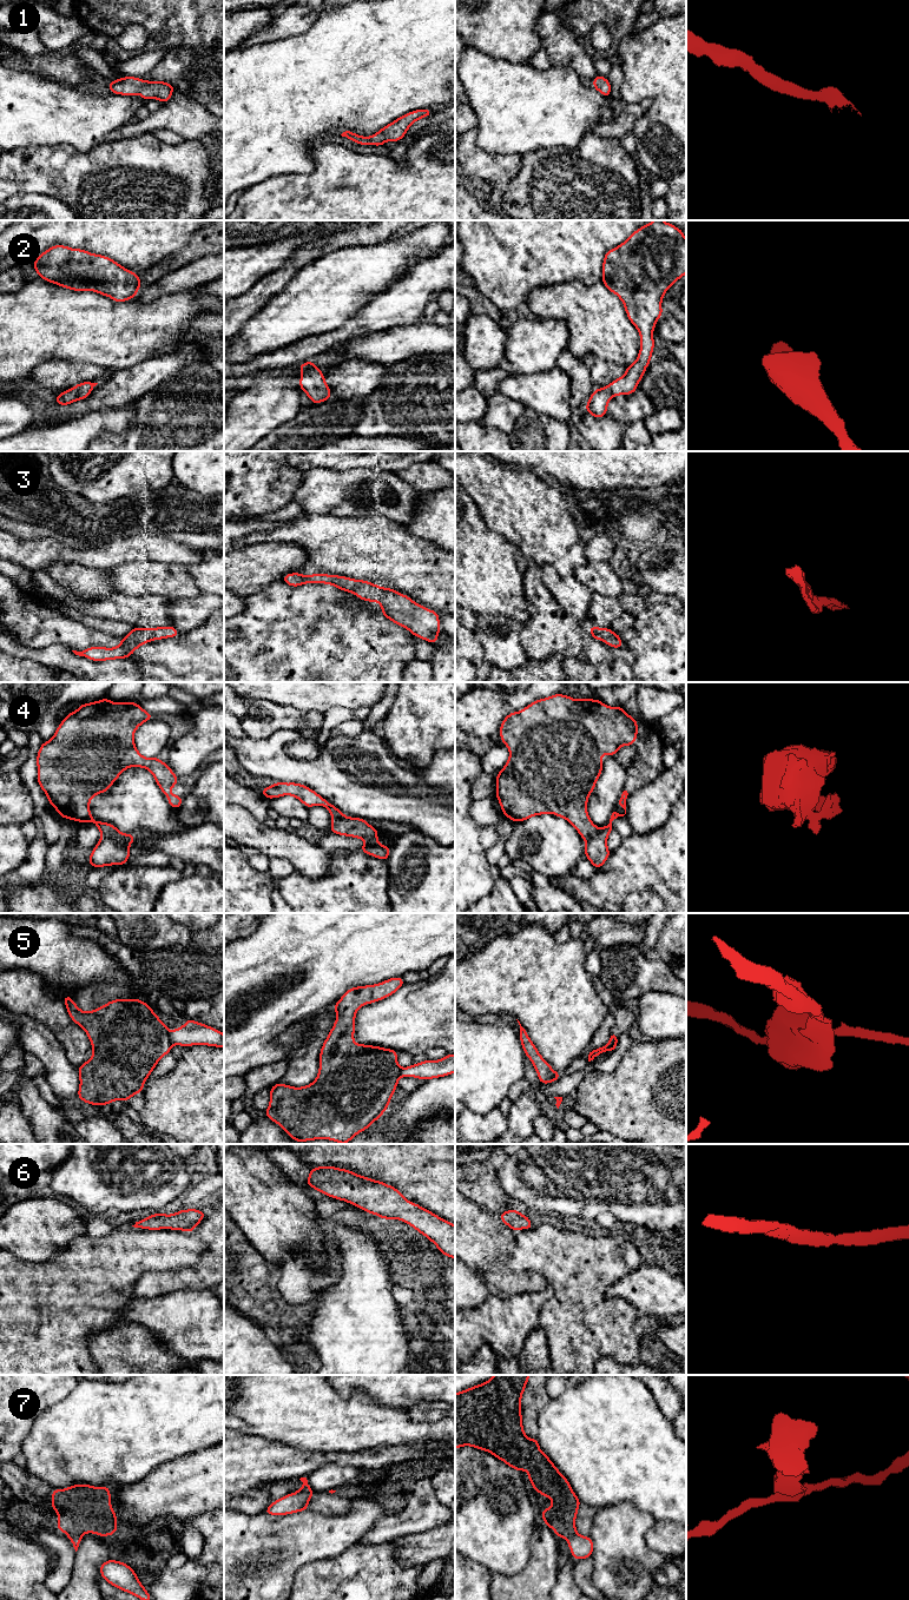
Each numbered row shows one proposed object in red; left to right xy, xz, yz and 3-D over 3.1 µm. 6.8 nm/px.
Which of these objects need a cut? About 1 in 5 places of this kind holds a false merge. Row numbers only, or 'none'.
5, 7

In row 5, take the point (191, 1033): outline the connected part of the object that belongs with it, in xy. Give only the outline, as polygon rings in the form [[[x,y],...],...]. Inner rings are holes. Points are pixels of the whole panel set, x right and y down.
[[[186,1018],[186,1024],[169,1032],[173,1044],[180,1046],[209,1045],[224,1049],[224,1034],[203,1023]]]

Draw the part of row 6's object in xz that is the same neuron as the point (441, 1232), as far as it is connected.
[[[336,1166],[310,1168],[307,1184],[383,1219],[406,1222],[432,1241],[440,1252],[455,1258],[455,1225],[410,1203],[394,1186]]]

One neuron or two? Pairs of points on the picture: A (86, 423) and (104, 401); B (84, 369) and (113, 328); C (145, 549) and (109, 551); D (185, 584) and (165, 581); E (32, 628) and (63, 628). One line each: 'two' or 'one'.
A: two
B: two
C: one
D: one
E: one

